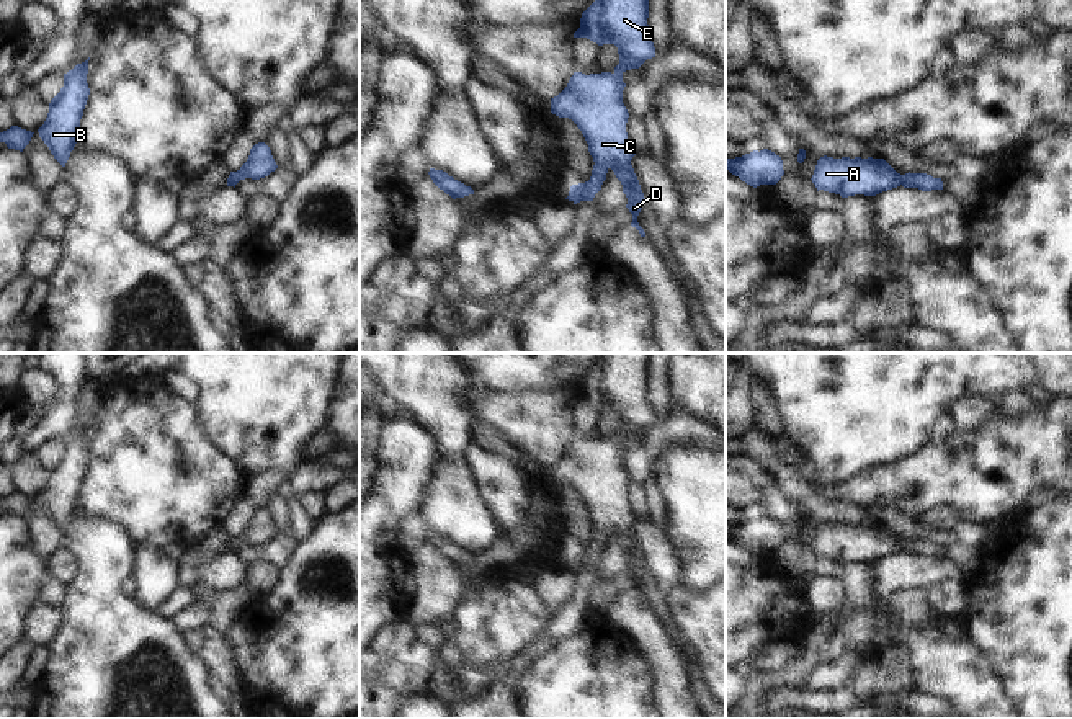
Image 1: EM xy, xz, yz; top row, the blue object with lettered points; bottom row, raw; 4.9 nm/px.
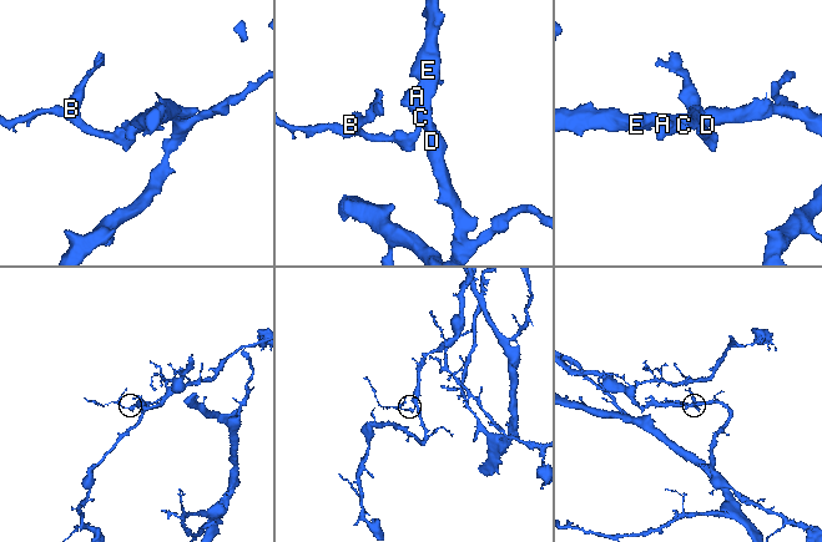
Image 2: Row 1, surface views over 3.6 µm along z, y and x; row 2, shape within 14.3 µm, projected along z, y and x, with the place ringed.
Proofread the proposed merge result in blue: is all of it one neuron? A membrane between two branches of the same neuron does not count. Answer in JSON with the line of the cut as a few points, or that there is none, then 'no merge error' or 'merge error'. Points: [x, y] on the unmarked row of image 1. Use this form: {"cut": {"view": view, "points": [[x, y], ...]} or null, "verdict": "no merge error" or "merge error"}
{"cut": null, "verdict": "no merge error"}

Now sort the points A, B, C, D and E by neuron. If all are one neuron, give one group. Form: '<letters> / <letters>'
A B C D E

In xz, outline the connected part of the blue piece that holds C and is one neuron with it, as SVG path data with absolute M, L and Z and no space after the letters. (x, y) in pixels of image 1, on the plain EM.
M601 353L596 366L582 379L580 394L574 404L587 404L598 412L614 410L619 430L613 440L574 438L567 453L551 464L551 479L577 490L595 528L590 546L572 551L565 565L574 570L593 567L611 534L628 564L626 574L632 580L631 592L639 596L641 603L645 603L645 598L637 582L645 564L631 531L636 516L626 498L629 479L623 469L626 453L623 440L655 423L647 384L649 353Z

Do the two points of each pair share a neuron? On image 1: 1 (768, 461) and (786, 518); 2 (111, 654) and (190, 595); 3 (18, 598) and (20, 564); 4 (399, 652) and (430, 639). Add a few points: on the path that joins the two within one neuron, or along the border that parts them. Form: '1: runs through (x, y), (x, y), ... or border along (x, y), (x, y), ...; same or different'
1: border along (750, 453), (775, 476); different
2: border along (154, 611), (169, 618); different
3: runs through (18, 590), (18, 572); same
4: border along (412, 628), (417, 639), (432, 651); different

